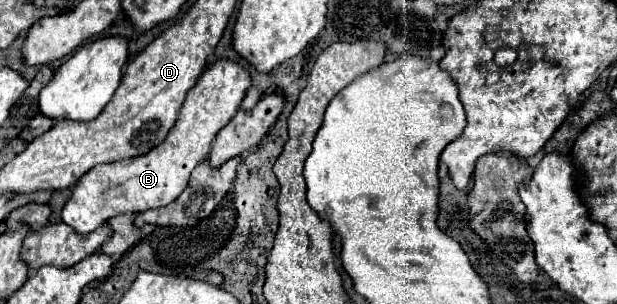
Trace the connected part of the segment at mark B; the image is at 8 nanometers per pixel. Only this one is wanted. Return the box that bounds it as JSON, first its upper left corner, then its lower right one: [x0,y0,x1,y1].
[62,58,250,234]

